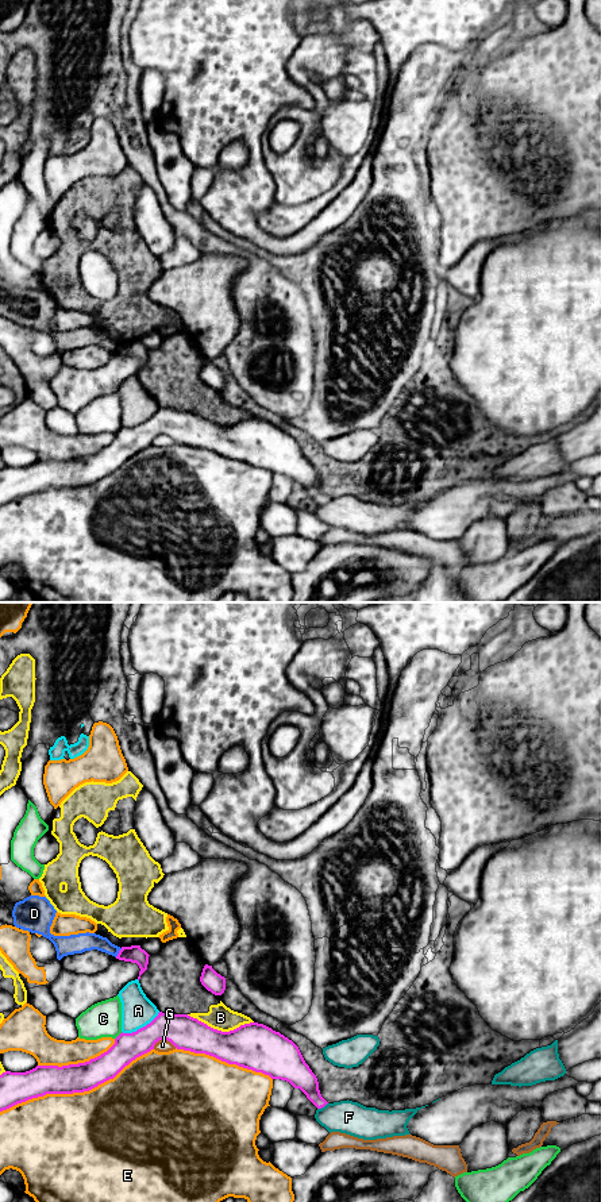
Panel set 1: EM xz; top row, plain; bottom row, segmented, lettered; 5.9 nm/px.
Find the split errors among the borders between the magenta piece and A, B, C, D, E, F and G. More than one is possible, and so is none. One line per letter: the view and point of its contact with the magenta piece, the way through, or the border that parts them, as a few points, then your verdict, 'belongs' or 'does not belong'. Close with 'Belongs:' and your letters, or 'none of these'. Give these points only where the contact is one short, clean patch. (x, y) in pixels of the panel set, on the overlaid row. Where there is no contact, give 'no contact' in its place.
A: xz (141, 1028) | does not belong
B: xz (220, 1031) | does not belong
C: xz (118, 1036) | does not belong
D: xz (119, 952) | along xz (122, 948), (115, 956) | does not belong
E: xz (76, 1091) | does not belong
F: xz (322, 1106) | does not belong
G: xz (165, 1039) | does not belong
Belongs: none of these

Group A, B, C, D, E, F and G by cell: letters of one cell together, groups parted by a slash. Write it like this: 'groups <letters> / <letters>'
groups A D / B / C / E / F / G

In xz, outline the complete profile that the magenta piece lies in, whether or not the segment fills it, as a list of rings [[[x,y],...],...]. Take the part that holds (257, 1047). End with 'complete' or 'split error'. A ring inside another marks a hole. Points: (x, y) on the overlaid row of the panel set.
[[[159,1012],[150,1024],[136,1032],[122,1032],[115,1039],[115,1044],[107,1052],[89,1062],[62,1067],[36,1066],[26,1072],[3,1072],[0,1075],[0,1112],[46,1094],[89,1091],[99,1085],[113,1079],[132,1060],[154,1049],[154,1045],[159,1040],[170,1041],[177,1049],[205,1053],[228,1064],[236,1064],[255,1072],[262,1072],[271,1079],[286,1080],[294,1089],[300,1089],[317,1109],[321,1109],[328,1103],[321,1097],[317,1078],[305,1063],[298,1047],[280,1032],[258,1022],[244,1024],[234,1030],[221,1032],[188,1014]]]; complete

